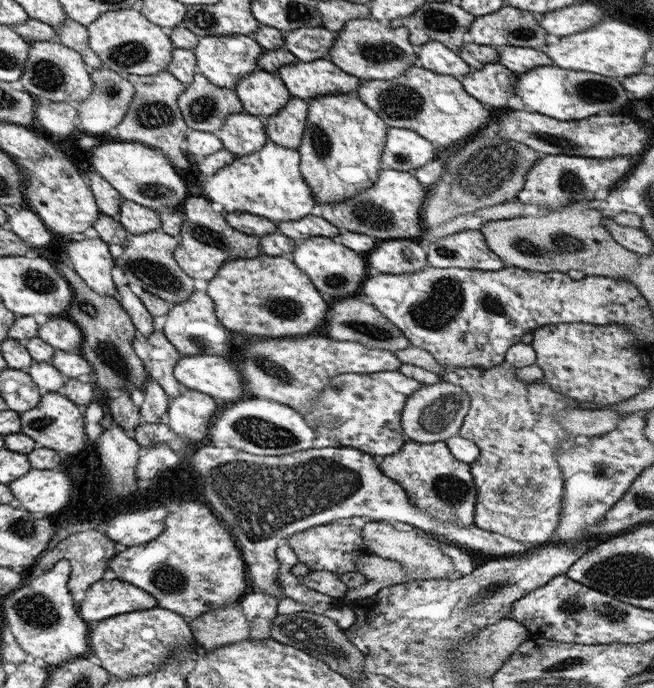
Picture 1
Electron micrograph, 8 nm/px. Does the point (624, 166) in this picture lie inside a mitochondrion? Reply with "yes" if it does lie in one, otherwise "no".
no

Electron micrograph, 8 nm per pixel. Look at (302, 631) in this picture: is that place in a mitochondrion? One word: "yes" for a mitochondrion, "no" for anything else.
yes

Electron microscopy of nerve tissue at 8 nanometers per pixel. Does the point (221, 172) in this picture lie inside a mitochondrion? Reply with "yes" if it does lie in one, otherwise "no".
no

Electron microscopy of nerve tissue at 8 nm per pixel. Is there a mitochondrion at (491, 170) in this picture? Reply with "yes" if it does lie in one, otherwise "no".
yes

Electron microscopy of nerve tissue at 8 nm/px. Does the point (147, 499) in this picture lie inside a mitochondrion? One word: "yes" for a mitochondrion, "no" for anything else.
no

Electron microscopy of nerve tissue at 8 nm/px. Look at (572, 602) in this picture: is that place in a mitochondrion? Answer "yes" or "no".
yes

